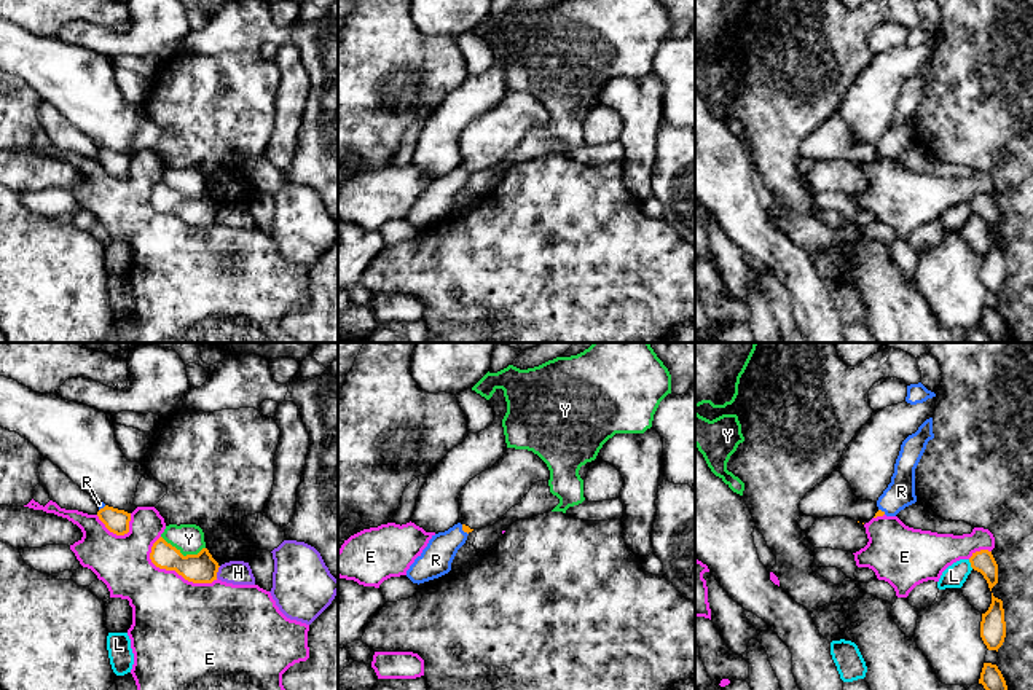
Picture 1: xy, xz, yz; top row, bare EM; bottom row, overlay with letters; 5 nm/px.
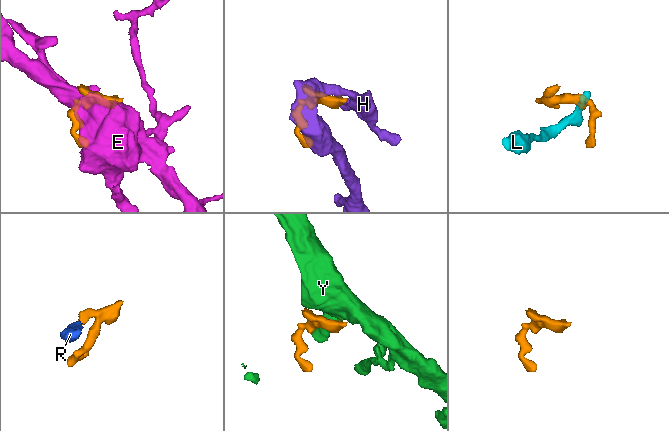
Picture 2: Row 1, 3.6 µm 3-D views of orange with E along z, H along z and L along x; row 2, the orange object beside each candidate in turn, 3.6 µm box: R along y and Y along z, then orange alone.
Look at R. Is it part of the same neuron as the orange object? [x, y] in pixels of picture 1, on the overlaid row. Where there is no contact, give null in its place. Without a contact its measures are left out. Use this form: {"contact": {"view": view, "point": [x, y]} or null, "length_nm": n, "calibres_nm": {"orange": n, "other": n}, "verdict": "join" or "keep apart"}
{"contact": {"view": "xz", "point": [463, 529]}, "length_nm": 70, "calibres_nm": {"orange": 40, "other": 160}, "verdict": "join"}

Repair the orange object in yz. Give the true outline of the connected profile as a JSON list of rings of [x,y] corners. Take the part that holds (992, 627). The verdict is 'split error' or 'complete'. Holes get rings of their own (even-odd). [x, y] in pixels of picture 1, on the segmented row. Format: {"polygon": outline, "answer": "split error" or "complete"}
{"polygon": [[[992,593],[992,604],[980,621],[980,637],[988,650],[996,650],[1003,645],[1006,637],[1006,621],[1003,601]]], "answer": "complete"}

